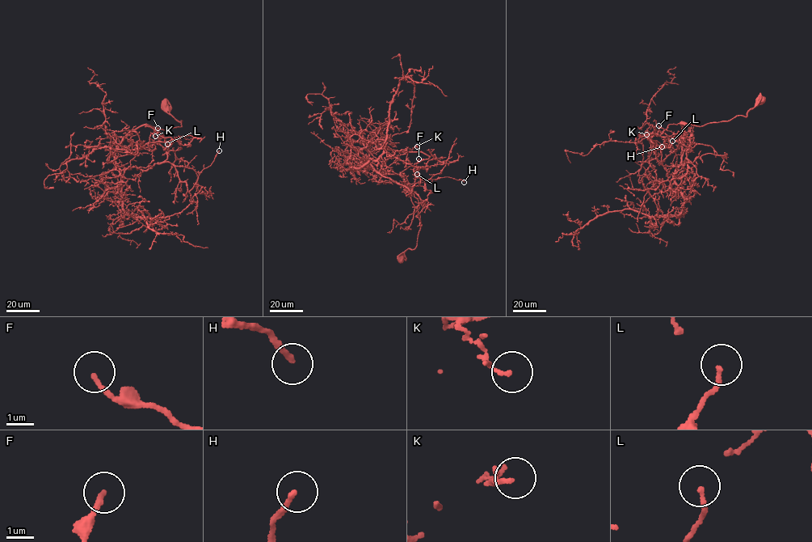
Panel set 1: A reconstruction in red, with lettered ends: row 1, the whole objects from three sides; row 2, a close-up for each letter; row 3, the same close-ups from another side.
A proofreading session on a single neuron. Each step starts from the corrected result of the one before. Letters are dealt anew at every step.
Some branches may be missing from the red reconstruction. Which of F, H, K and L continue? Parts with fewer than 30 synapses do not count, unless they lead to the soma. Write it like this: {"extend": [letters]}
{"extend": []}

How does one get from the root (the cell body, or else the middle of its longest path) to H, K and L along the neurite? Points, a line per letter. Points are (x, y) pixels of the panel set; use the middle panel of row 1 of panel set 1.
H: (401, 258), (416, 245), (419, 213), (401, 175), (362, 166), (368, 163), (411, 192), (420, 177), (464, 182)
K: (401, 258), (416, 245), (419, 213), (401, 175), (362, 166), (368, 163), (379, 172), (385, 160), (417, 146)
L: (401, 258), (416, 246), (421, 226), (402, 172), (434, 154), (449, 162), (416, 167), (417, 174)

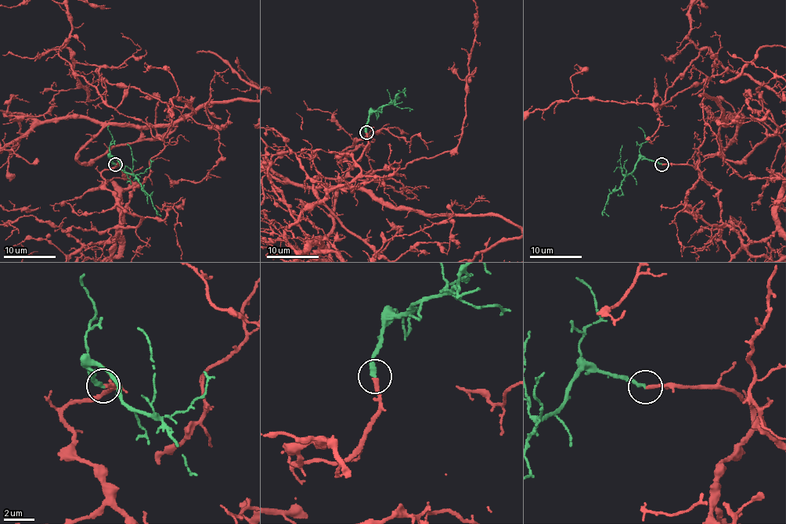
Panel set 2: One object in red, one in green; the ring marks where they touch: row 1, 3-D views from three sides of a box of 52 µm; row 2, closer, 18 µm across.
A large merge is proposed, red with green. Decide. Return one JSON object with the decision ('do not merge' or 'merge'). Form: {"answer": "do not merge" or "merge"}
{"answer": "merge"}

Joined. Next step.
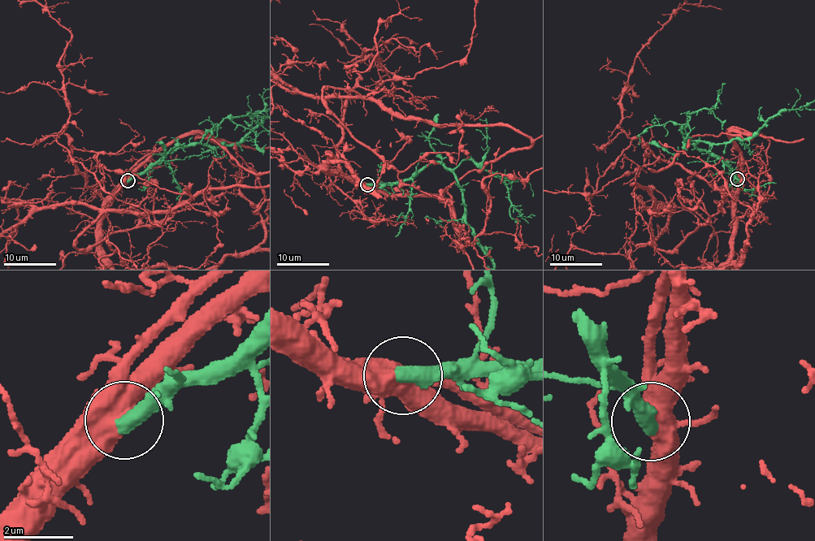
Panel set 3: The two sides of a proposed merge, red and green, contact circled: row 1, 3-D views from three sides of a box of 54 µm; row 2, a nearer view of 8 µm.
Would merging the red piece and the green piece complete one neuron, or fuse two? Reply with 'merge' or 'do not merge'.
merge

